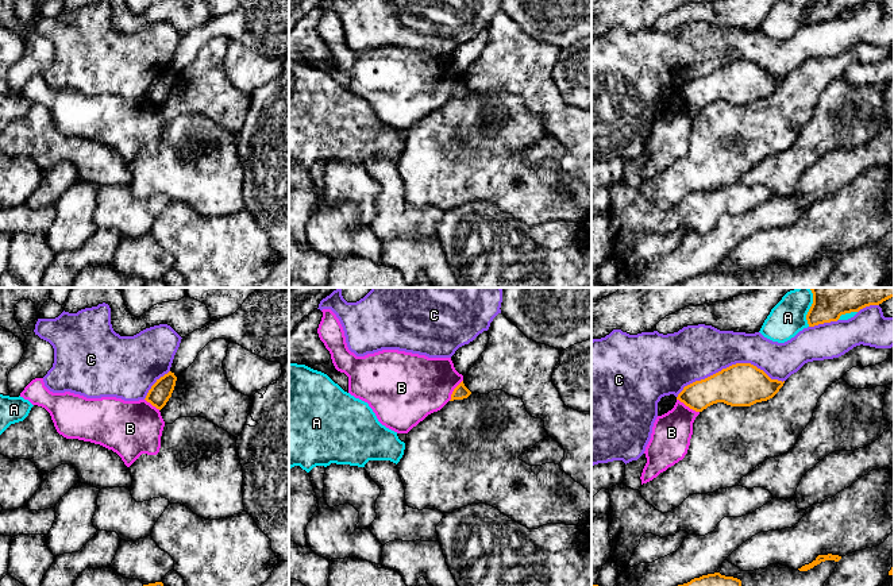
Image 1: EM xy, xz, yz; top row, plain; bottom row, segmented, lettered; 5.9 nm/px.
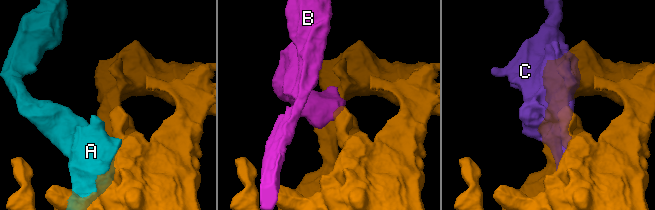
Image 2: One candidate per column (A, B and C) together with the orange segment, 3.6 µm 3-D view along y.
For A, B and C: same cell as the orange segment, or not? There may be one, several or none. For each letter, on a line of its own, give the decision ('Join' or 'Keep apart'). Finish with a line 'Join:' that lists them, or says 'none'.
A: Keep apart
B: Keep apart
C: Keep apart
Join: none

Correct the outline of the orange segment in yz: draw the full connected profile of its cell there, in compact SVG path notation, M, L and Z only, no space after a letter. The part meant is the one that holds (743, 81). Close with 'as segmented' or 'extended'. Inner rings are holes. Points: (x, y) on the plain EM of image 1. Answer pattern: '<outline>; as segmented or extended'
M736 61L683 85L677 97L695 109L724 100L731 104L751 104L772 96L785 78L771 77L751 61Z; as segmented

